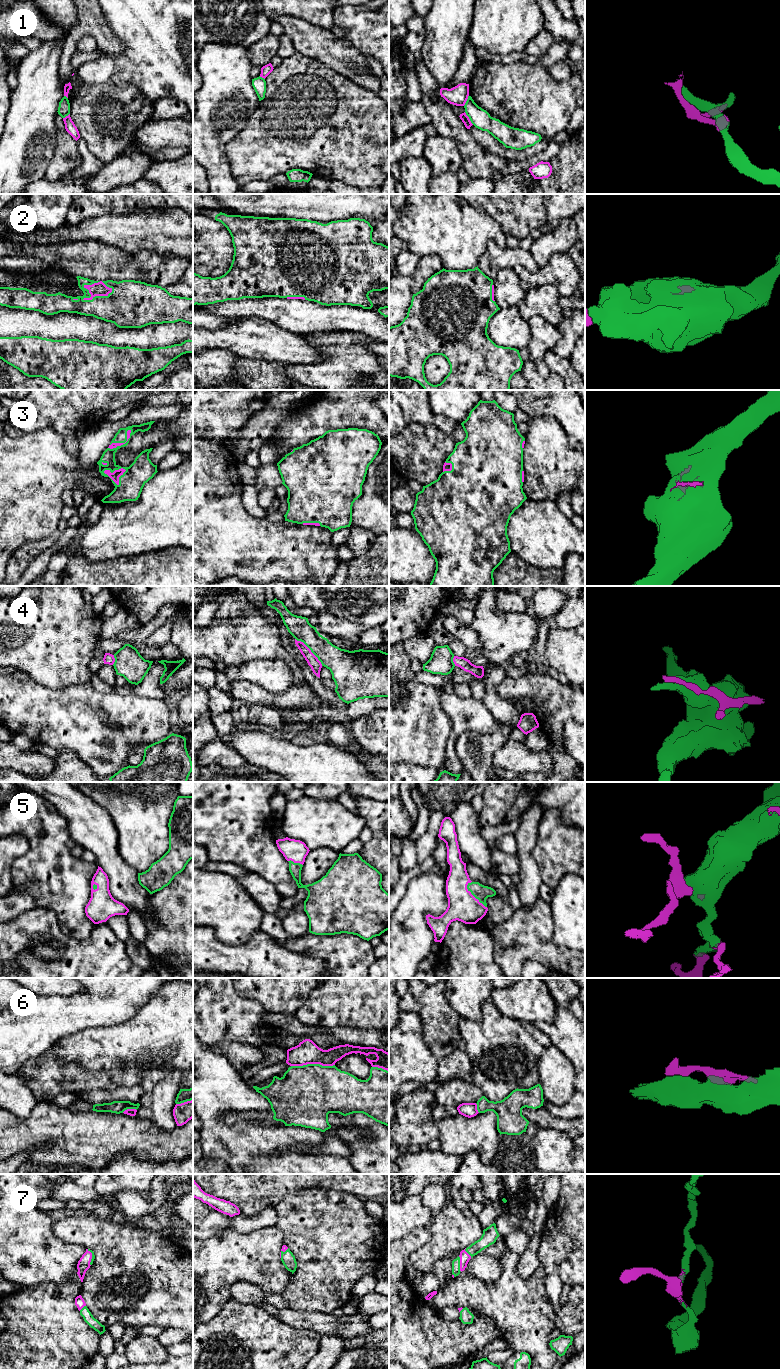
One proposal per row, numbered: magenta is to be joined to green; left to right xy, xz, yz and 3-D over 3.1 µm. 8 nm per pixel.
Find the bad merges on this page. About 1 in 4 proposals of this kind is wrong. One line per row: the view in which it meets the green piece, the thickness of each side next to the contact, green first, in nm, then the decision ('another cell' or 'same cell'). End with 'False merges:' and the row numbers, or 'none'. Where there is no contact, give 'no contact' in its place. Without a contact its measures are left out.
1: contact in yz; calibres 160 and 70 nm; another cell
2: contact in xy; calibres 360 and 110 nm; same cell
3: contact in xy; calibres 160 and 50 nm; same cell
4: contact in xz; calibres 200 and 90 nm; another cell
5: contact in yz; calibres 120 and 240 nm; same cell
6: contact in xz; calibres 460 and 190 nm; another cell
7: contact in yz; calibres 70 and 80 nm; same cell
False merges: 1, 4, 6

